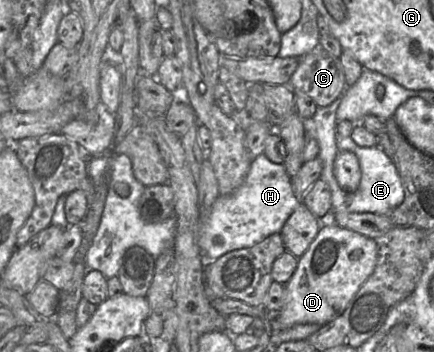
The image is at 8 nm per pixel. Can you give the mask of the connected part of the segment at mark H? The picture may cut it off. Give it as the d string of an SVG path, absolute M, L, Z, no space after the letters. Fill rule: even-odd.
M262 153L252 161L244 183L233 193L220 195L201 217L197 246L207 262L213 262L228 252L252 247L268 236L280 233L299 204L301 200L294 195L284 165L273 163Z

